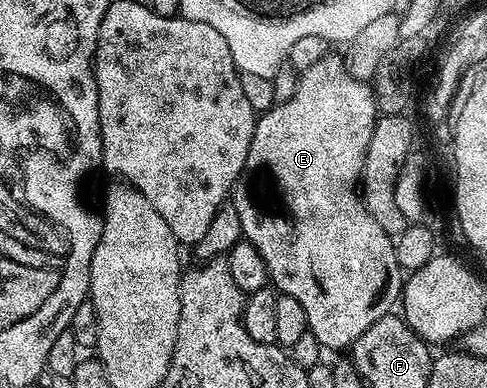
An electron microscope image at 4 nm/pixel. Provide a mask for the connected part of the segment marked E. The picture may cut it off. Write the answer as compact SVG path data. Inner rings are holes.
M329 53L325 59L318 61L315 65L310 65L310 69L299 72L296 80L296 88L294 89L294 97L290 97L290 101L285 103L277 103L276 106L271 107L270 110L263 112L256 120L256 128L254 129L254 137L250 141L250 153L246 153L246 165L242 169L239 179L236 181L234 188L234 205L238 209L238 218L242 220L242 233L244 238L250 241L250 245L254 245L254 249L258 249L258 253L262 253L262 261L266 261L266 269L268 270L268 277L271 286L275 288L279 294L289 295L294 297L294 301L298 301L302 305L302 309L306 309L306 321L308 322L308 329L314 333L314 337L318 337L321 348L332 351L340 351L343 349L351 348L353 343L358 341L358 337L362 337L362 333L366 333L366 329L370 329L370 325L374 325L374 321L378 321L383 315L389 314L393 310L392 307L397 306L398 300L402 295L402 288L406 278L405 272L401 271L398 261L394 257L394 239L386 233L386 229L382 229L382 225L378 225L378 221L374 221L374 217L368 215L367 209L364 208L364 200L361 192L358 190L360 187L360 174L364 171L364 162L366 161L366 149L370 145L370 137L374 133L374 125L378 118L376 109L376 97L372 93L372 88L363 79L355 79L351 73L345 69L343 58L339 54Z

